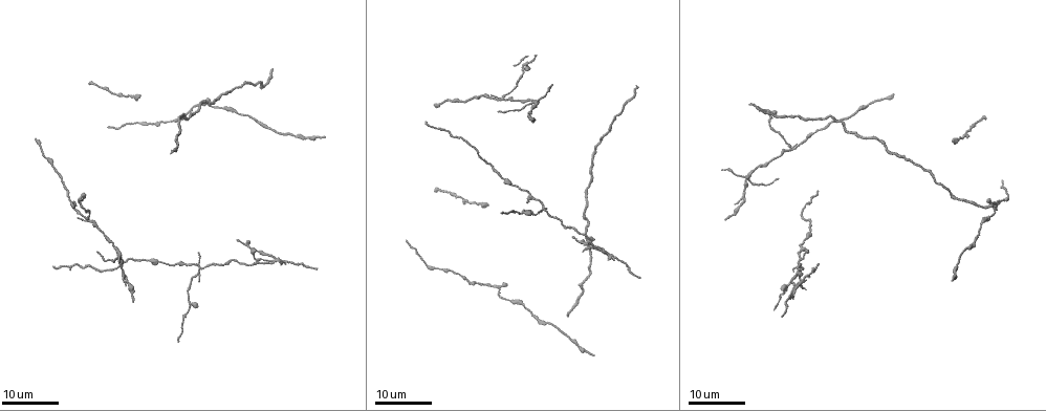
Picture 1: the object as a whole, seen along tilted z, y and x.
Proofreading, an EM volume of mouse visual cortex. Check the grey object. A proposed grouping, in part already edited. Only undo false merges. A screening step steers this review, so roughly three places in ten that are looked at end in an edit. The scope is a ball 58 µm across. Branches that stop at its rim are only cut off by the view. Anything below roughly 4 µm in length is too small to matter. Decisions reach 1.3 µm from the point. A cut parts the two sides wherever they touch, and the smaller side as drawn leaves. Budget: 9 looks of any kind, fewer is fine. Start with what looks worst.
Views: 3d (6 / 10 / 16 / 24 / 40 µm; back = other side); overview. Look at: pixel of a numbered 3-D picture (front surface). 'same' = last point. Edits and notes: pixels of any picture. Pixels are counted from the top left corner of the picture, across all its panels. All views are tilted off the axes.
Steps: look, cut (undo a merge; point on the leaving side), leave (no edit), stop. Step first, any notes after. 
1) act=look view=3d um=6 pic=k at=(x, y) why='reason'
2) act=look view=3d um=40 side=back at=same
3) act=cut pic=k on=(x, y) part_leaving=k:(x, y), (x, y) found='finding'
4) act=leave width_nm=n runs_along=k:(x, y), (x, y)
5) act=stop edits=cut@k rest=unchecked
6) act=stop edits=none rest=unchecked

act=look view=3d um=16 pic=1 at=(791, 144) why='four arms meet'

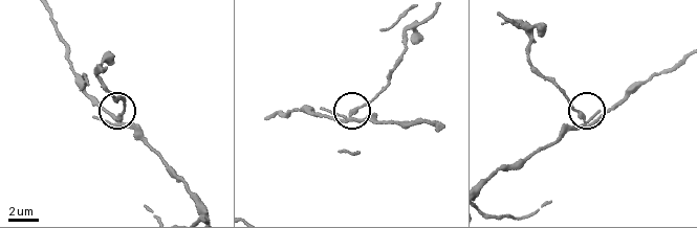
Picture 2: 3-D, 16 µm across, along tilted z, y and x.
act=look view=3d um=10 pic=2 at=(580, 115)

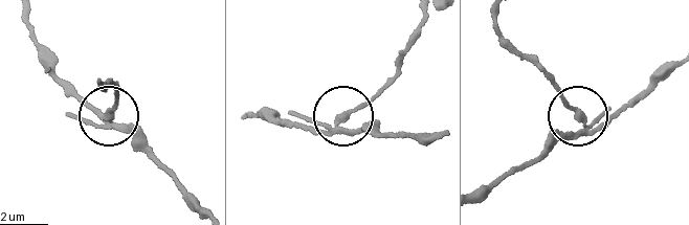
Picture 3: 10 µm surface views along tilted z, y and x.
act=look view=3d um=6 pic=3 at=(581, 118)

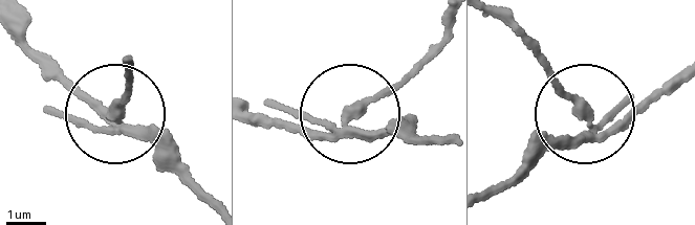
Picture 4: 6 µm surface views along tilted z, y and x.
act=cut pic=4 on=(122, 99) width_nm=230 part_leaving=4:(122, 124), (123, 66) found='two cells meet here'

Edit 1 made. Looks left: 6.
act=look view=overview

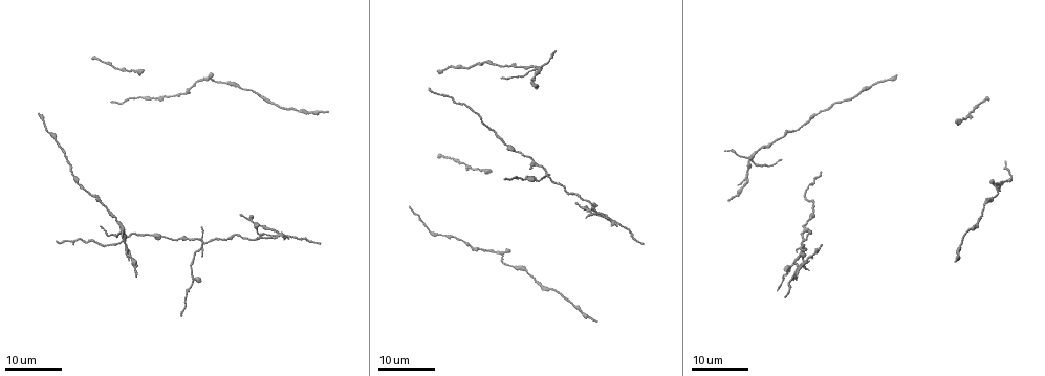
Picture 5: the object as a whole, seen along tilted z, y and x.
act=look view=3d um=16 pic=5 at=(549, 176) why='four or more arms meet'

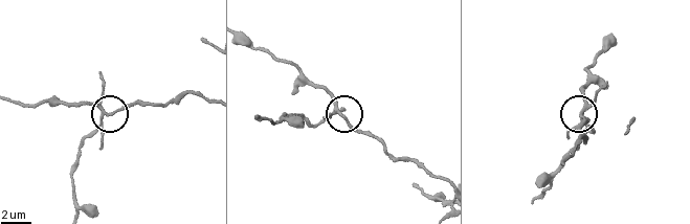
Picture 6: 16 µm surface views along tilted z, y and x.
act=look view=3d um=6 pic=6 at=(341, 115)

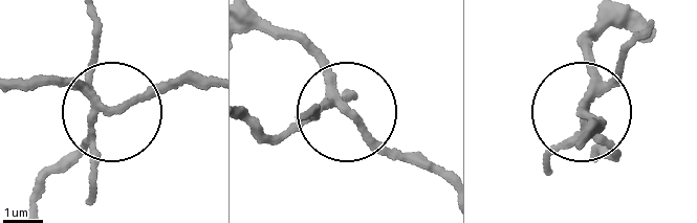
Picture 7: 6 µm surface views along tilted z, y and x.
act=cut pic=7 on=(100, 157) part_leaving=7:(91, 105), (90, 141), (38, 208) found='two cells meet here'

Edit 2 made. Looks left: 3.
act=look view=overview

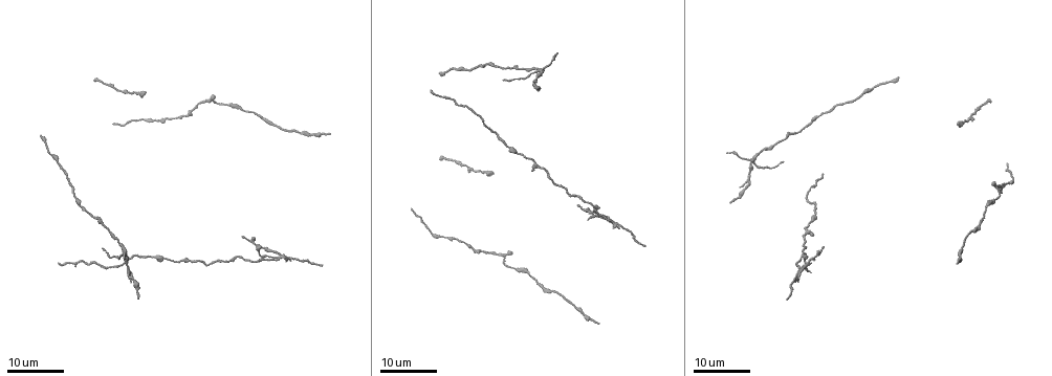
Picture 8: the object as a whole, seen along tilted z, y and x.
act=look view=3d um=16 pic=8 at=(753, 160) why='four or more arms meet'

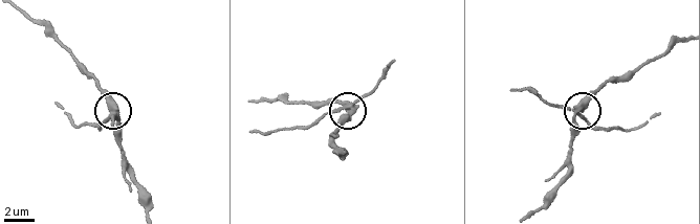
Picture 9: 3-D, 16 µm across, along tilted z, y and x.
act=look view=3d um=10 pic=9 at=(347, 109)

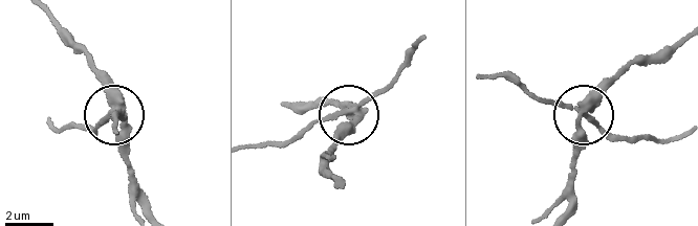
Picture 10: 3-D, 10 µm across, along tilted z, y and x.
act=cut pic=10 on=(385, 92) arms=4 found='a second cell is stuck on'

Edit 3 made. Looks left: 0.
act=stop edits=cut@4,cut@7,cut@10 rest=unchecked

